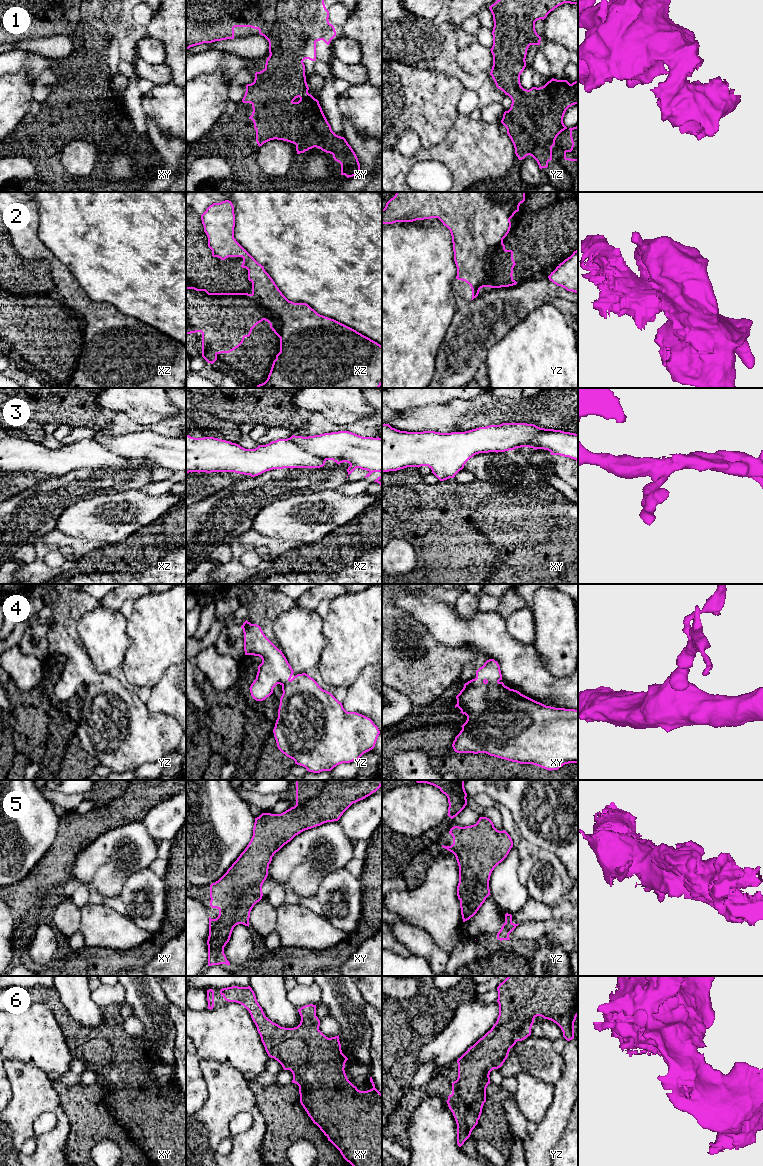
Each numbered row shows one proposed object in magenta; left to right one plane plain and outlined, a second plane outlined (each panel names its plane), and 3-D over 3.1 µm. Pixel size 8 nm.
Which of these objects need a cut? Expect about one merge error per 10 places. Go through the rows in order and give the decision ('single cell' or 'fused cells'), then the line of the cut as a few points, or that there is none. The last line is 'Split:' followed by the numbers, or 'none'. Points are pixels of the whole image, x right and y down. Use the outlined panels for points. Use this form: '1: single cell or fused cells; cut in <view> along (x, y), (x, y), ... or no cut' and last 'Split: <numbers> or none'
1: single cell; no cut
2: fused cells; cut in yz along (502, 242), (490, 249), (490, 257), (487, 264), (488, 286)
3: single cell; no cut
4: single cell; no cut
5: single cell; no cut
6: single cell; no cut
Split: 2

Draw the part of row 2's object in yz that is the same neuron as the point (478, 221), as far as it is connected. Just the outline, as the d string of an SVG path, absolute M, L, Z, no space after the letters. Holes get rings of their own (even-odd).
M396 192L384 209L382 223L413 222L438 218L451 233L454 261L457 267L456 279L465 281L472 289L472 299L476 298L483 287L489 287L487 264L490 249L503 243L511 228L510 219L519 211L519 206L525 201L525 192Z

